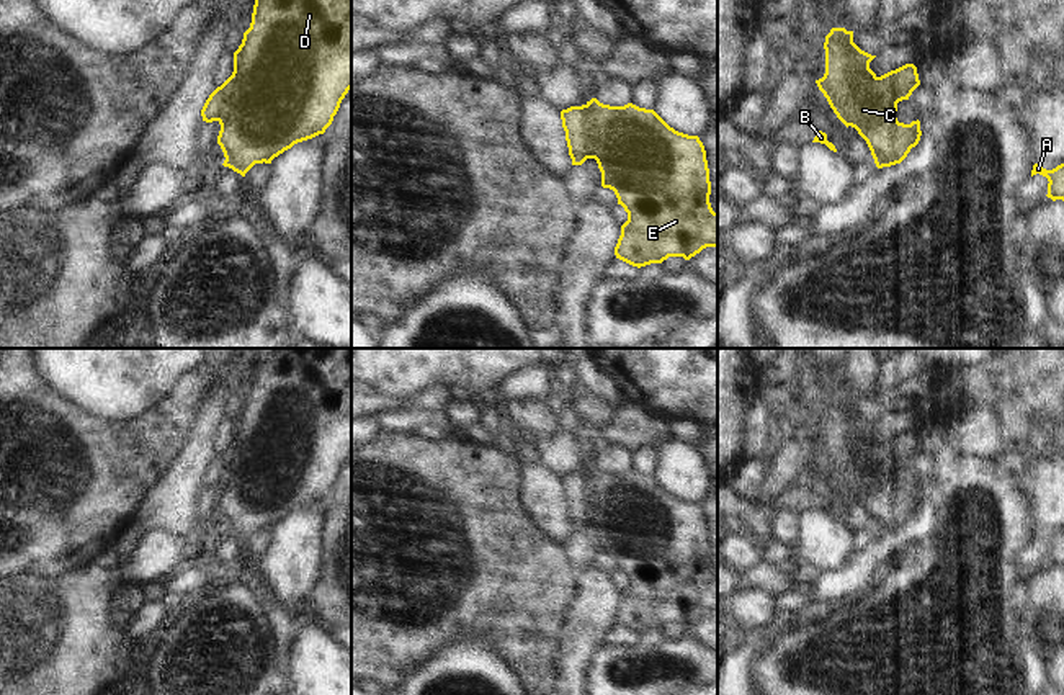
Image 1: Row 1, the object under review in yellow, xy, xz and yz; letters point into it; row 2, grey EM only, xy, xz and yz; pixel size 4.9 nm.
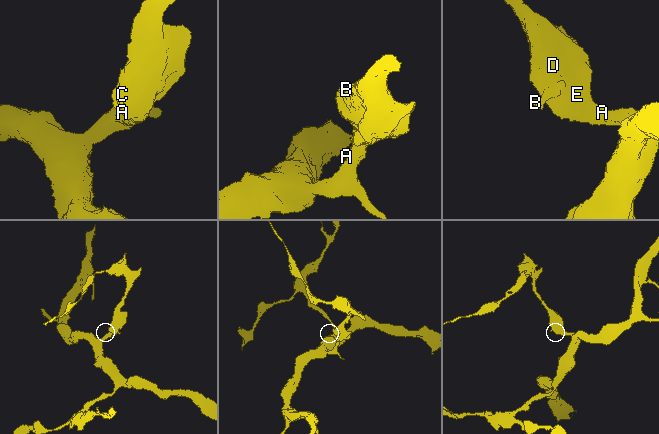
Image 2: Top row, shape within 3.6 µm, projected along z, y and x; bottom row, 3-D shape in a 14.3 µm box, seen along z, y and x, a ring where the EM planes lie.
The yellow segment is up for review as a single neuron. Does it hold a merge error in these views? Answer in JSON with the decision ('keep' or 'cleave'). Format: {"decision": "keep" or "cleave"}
{"decision": "cleave"}

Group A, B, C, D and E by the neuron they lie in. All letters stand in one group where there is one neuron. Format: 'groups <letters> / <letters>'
groups A C D E / B

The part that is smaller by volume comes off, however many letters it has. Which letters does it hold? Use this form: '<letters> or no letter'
B

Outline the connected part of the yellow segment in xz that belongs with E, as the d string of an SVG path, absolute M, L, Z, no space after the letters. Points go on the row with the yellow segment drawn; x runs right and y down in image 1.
M592 98L587 108L601 186L613 190L628 213L616 258L641 268L718 247L718 213L709 203L700 137L675 131L654 110L633 103L610 106Z

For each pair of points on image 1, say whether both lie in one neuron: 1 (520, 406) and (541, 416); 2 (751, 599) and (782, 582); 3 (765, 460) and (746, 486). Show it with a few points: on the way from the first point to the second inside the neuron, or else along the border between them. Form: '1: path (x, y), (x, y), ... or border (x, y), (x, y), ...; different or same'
1: path (525, 411), (536, 416); same
2: border (734, 591), (762, 589), (775, 599); different
3: path (760, 466), (747, 479); same

